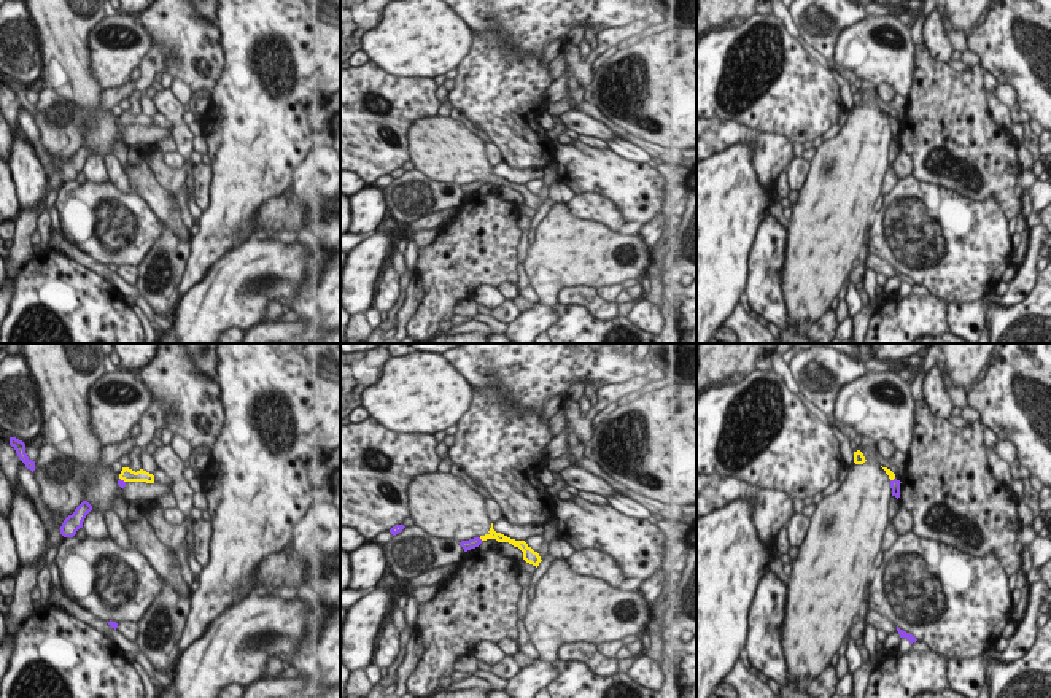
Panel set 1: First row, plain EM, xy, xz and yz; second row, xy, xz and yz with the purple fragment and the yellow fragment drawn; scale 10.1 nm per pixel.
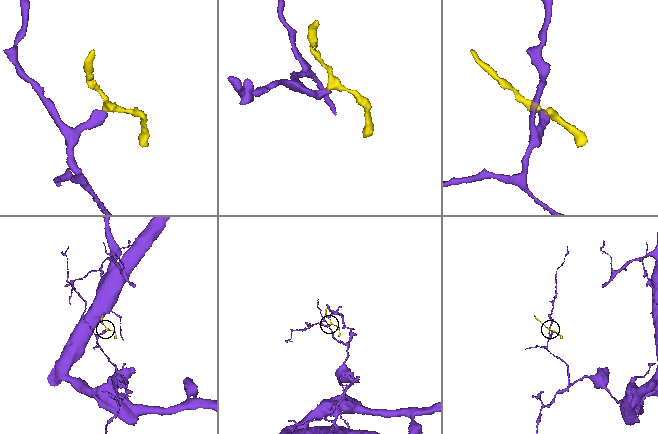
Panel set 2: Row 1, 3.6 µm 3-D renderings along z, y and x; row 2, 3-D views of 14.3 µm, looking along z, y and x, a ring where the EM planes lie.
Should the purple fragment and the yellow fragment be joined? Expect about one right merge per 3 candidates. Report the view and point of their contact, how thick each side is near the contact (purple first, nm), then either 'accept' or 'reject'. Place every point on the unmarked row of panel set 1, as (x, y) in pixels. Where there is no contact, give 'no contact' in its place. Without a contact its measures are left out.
meets purple in xz at (480, 183); 100 nm thick on the purple side, 90 nm on the other; accept

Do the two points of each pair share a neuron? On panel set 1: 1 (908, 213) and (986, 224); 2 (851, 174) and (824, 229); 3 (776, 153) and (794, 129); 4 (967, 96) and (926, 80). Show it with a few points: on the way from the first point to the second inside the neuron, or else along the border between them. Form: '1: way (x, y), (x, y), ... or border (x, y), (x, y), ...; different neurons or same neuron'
1: way (927, 224), (967, 224); same neuron
2: way (841, 188), (832, 215); same neuron
3: border (749, 127), (779, 132), (792, 145); different neurons
4: way (957, 96), (943, 96), (935, 88); same neuron

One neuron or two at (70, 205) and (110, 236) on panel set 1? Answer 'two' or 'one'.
one

